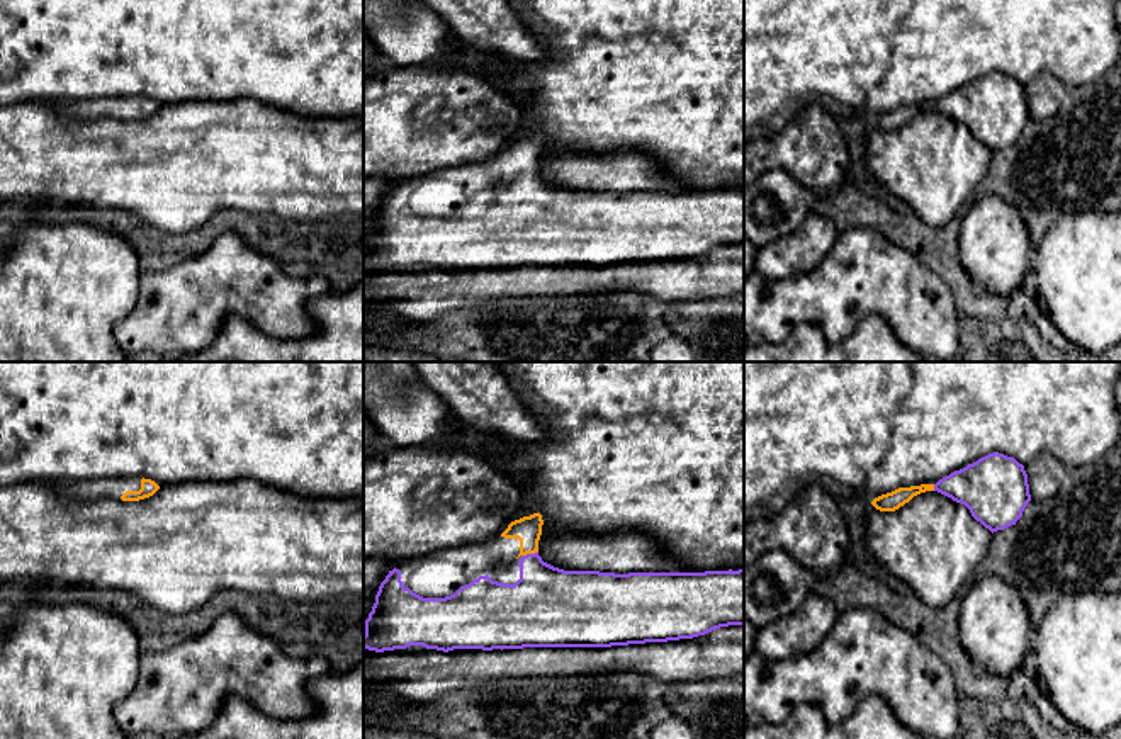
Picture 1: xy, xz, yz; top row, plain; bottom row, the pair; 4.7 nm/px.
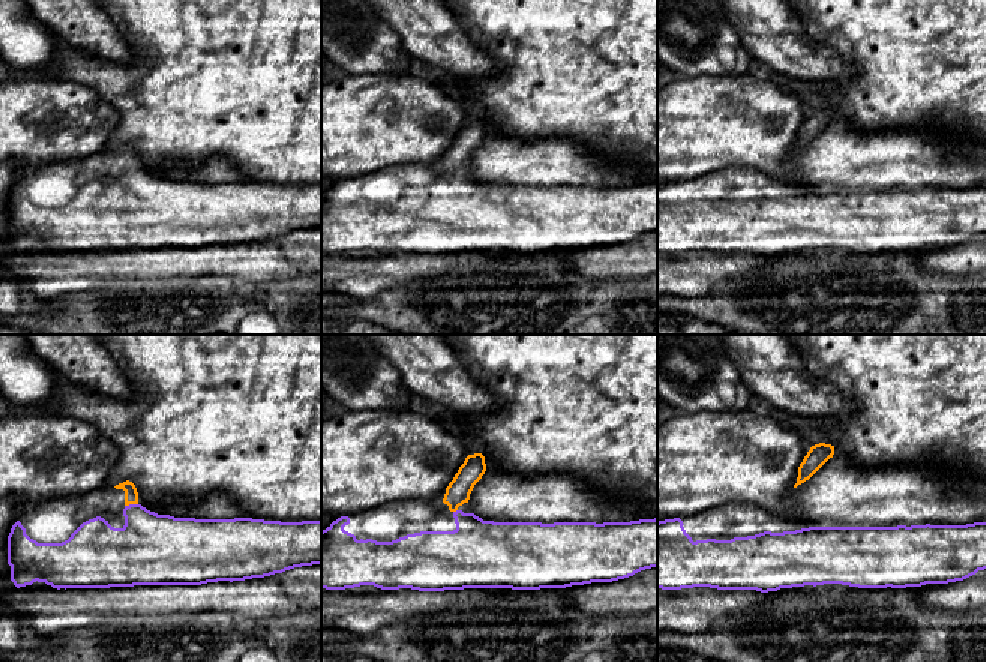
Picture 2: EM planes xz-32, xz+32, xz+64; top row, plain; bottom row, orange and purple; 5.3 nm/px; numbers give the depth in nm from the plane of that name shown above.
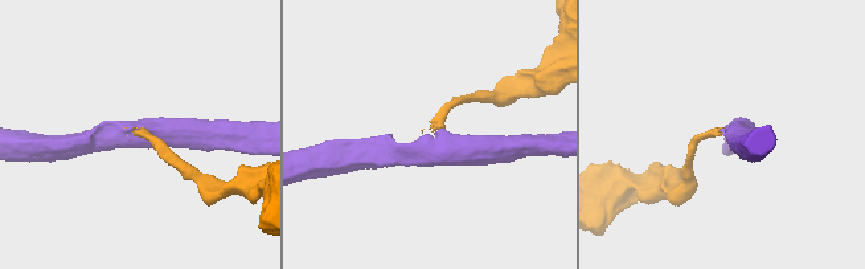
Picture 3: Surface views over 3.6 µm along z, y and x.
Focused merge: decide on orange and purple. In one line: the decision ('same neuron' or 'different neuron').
same neuron

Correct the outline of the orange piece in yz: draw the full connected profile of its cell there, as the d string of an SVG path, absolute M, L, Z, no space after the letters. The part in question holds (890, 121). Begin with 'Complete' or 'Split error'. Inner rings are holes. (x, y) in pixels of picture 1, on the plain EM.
Split error. M994 71L936 104L898 107L875 117L871 124L880 131L895 131L926 110L938 110L965 124L992 153L1016 144L1031 121L1024 85L1014 76Z

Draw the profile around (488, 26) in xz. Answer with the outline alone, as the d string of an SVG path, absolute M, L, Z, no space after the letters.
M425 0L450 25L452 34L477 53L511 65L544 63L549 49L528 31L508 0Z

